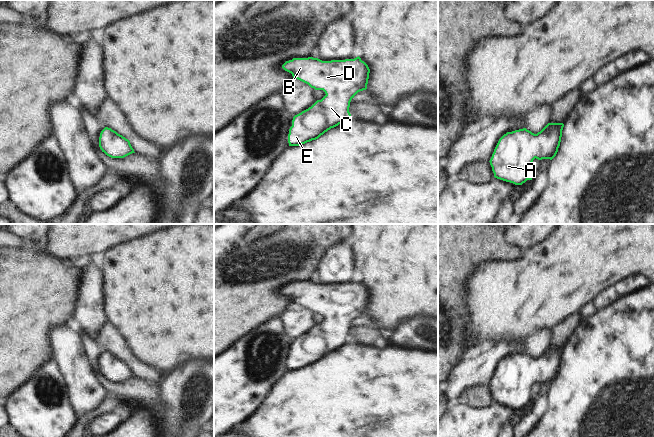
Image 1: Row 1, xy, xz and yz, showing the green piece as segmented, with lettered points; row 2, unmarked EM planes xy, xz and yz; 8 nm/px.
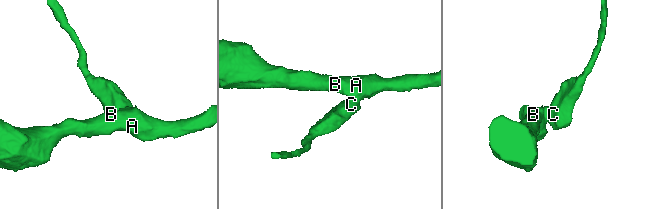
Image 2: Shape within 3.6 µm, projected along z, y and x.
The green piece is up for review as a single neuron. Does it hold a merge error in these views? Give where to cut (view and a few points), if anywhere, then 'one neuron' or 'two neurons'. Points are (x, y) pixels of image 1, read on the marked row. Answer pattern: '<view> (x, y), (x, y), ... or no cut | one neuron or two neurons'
no cut | one neuron

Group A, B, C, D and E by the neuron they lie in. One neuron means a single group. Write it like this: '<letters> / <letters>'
A B C D E

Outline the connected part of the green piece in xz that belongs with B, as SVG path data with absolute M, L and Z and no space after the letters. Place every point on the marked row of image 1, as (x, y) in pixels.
M358 56L354 59L322 61L318 58L293 58L282 68L315 90L323 90L325 96L311 107L295 115L289 129L289 146L299 146L318 139L325 132L351 118L350 102L354 96L367 89L370 69Z

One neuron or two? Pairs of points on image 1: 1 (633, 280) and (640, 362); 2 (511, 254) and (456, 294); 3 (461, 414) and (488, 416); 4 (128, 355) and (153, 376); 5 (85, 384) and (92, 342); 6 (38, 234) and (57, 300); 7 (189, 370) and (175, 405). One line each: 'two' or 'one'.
1: two
2: one
3: one
4: one
5: two
6: two
7: one

